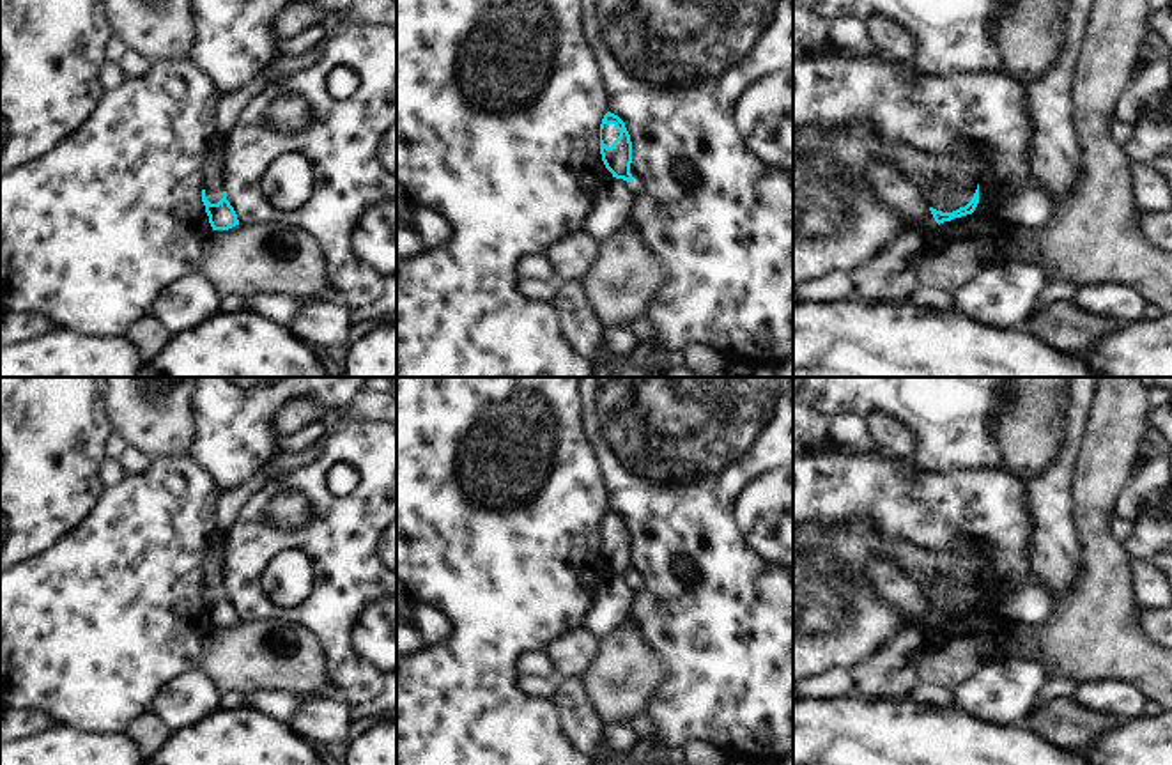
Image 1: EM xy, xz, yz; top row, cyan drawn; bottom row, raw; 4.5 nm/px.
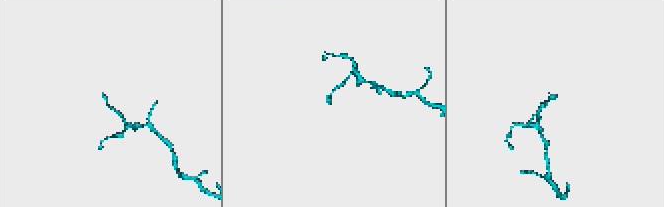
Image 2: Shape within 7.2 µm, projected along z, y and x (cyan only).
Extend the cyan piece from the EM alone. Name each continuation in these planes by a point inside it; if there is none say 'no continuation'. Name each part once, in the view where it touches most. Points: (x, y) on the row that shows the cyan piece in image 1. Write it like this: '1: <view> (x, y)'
1: yz (948, 179)

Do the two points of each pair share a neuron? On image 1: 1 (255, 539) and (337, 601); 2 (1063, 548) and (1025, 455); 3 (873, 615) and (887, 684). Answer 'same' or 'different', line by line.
1: same
2: different
3: different

